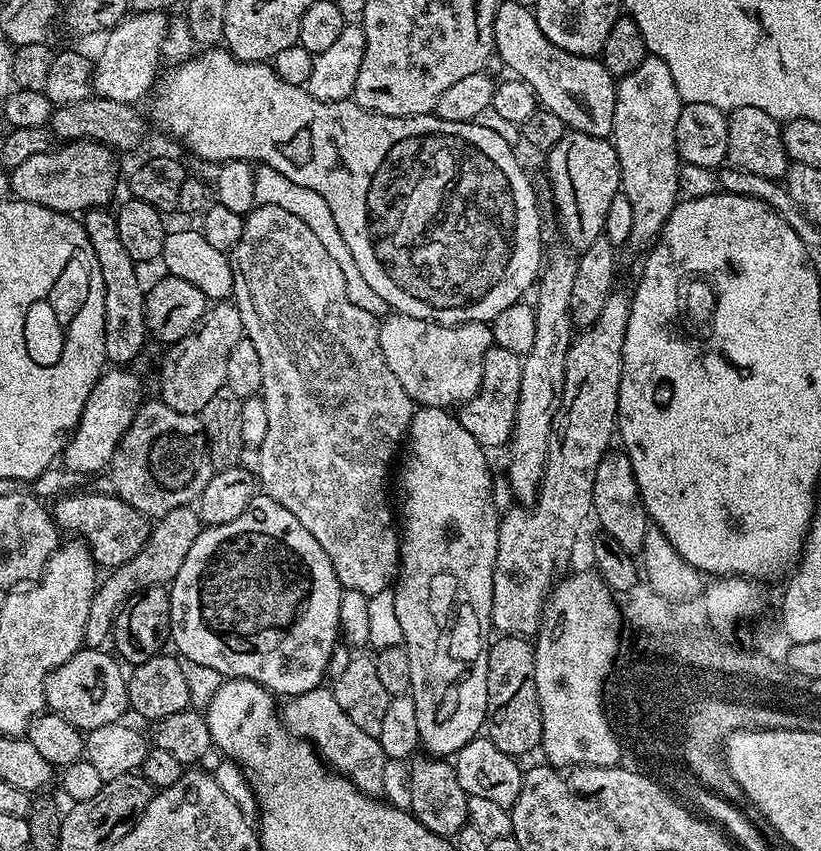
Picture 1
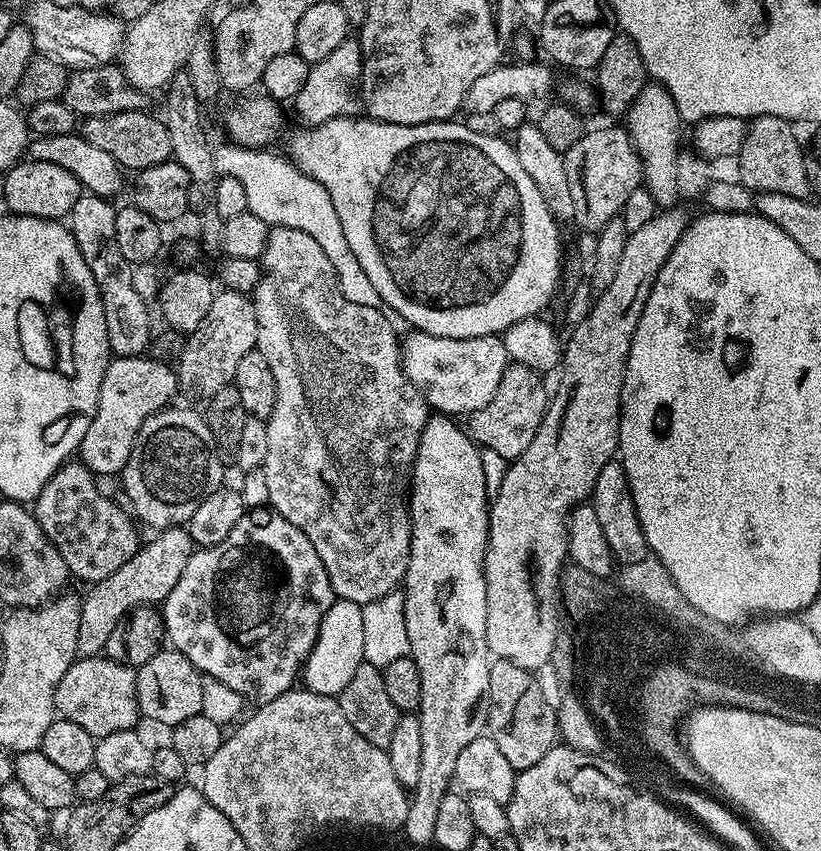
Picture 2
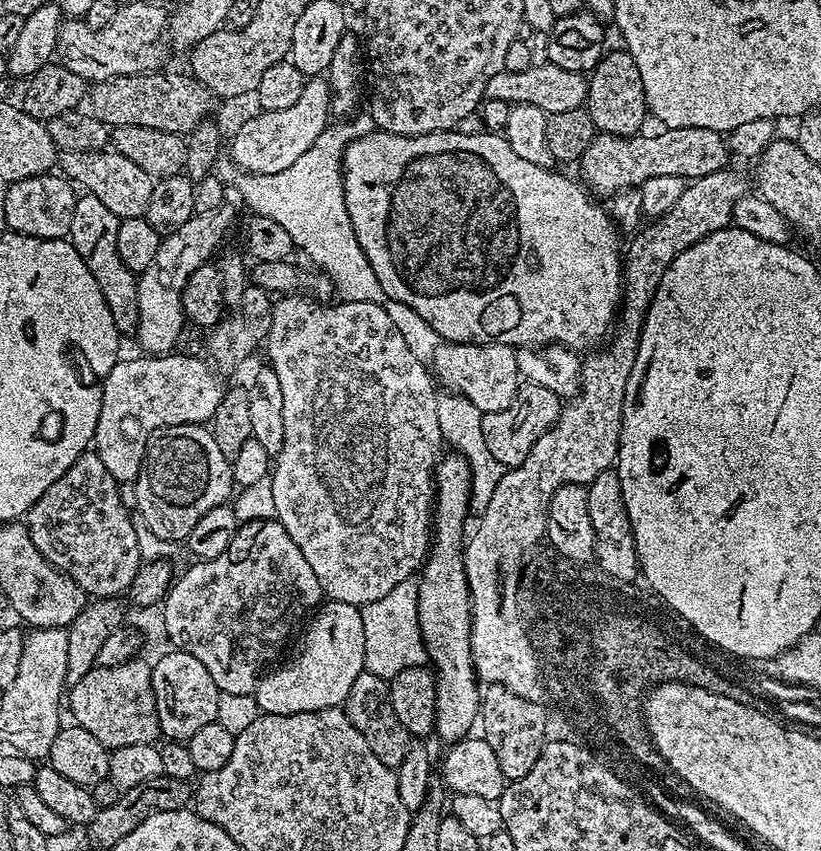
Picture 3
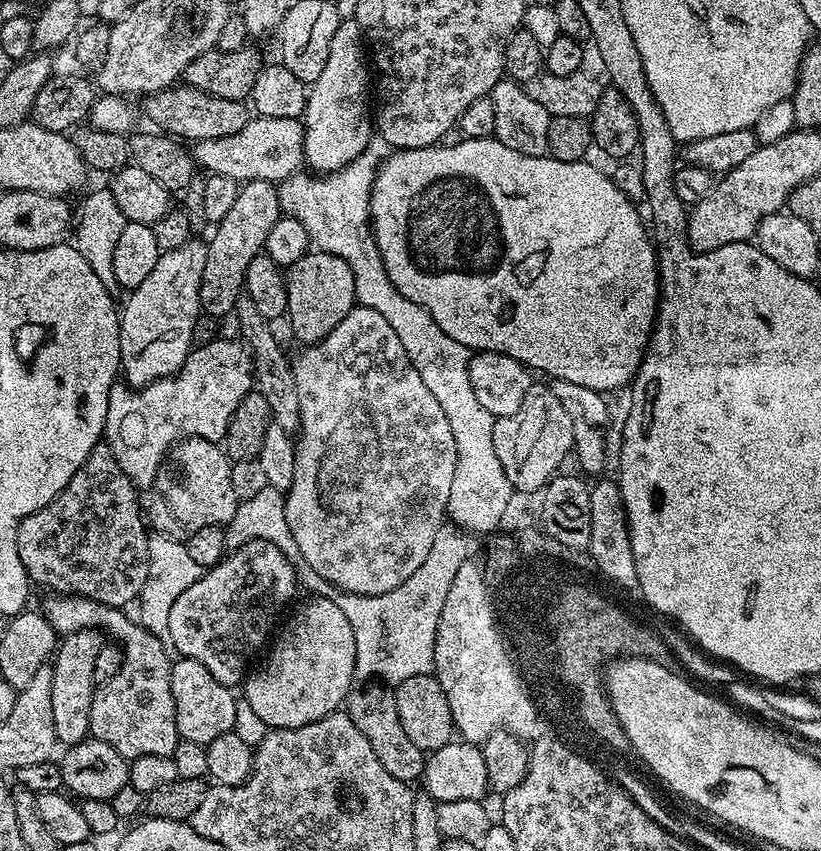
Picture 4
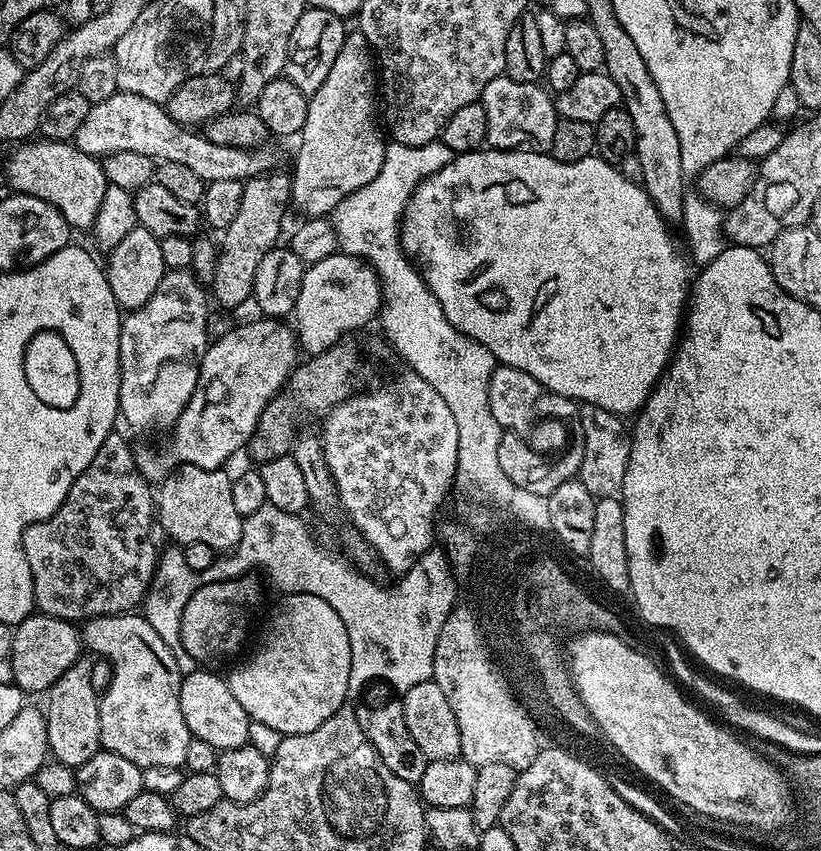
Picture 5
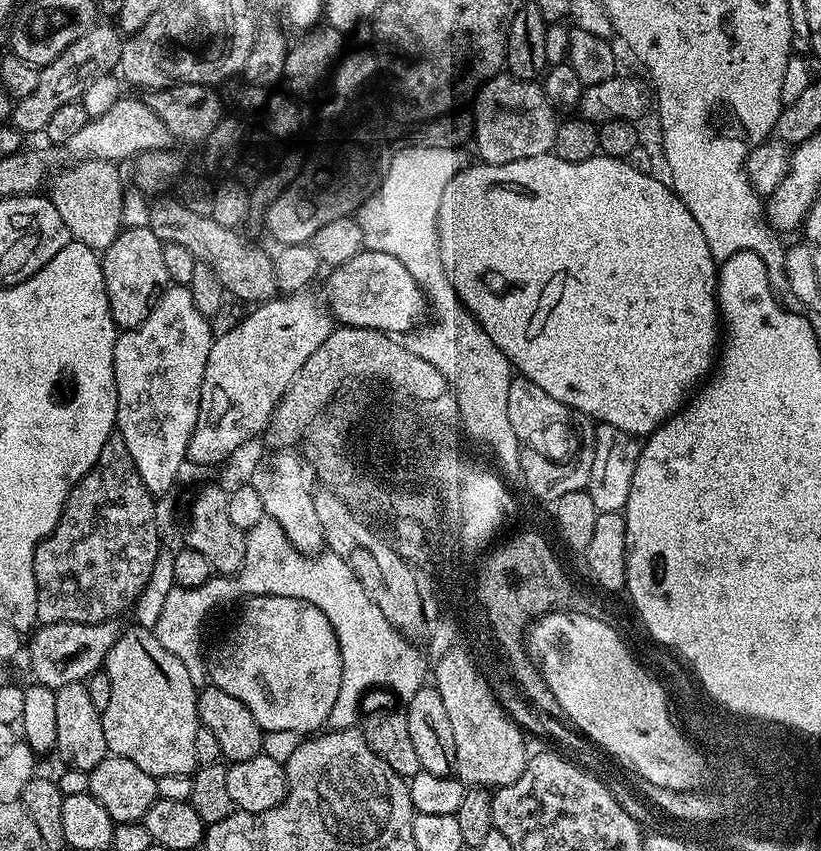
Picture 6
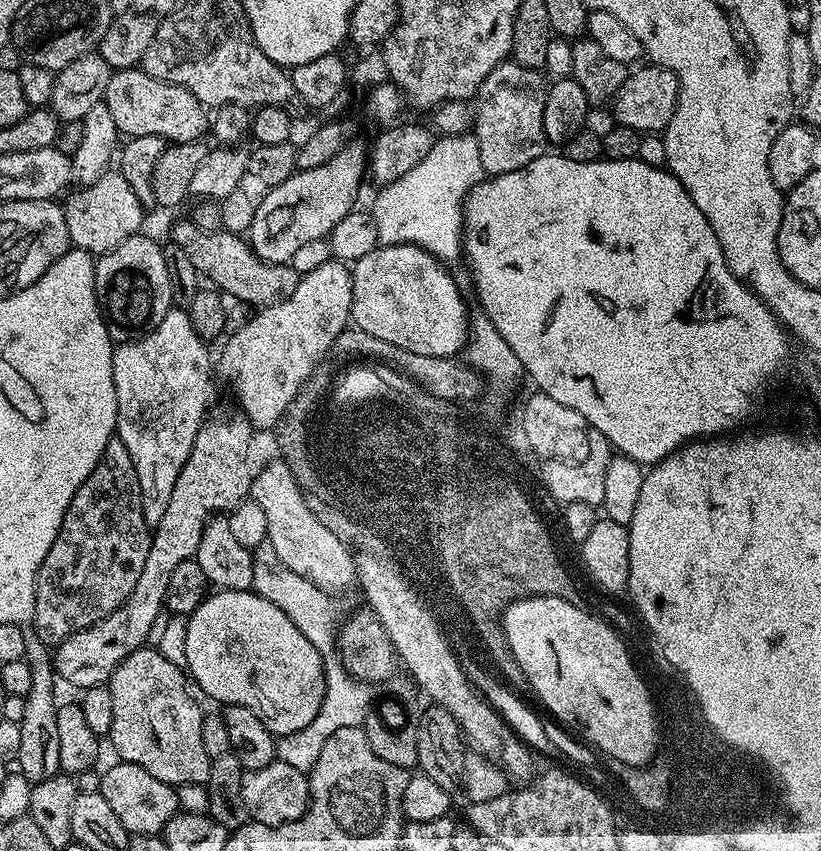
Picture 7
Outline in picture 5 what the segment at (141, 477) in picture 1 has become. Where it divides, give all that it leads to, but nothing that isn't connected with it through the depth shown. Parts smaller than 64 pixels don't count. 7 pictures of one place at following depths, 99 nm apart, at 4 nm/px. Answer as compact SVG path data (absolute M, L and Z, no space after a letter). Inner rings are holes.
M182 464L169 471L158 488L158 524L172 539L169 541L180 546L206 542L206 546L215 548L220 554L235 548L242 538L244 517L234 507L230 495L232 476L226 473L224 470L202 470L193 464Z

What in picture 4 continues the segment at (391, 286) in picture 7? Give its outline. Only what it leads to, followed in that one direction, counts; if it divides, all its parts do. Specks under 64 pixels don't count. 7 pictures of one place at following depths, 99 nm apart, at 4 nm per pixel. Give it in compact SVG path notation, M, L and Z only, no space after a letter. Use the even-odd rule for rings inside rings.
M309 250L298 262L286 269L284 277L288 299L287 319L292 319L292 332L301 340L301 345L317 344L324 340L350 310L357 307L354 288L354 270L329 252Z

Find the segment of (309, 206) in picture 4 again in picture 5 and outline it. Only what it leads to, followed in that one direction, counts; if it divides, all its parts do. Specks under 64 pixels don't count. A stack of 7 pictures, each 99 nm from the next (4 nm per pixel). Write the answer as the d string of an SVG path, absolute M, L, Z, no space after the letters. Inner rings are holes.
M439 139L430 141L421 148L402 148L388 146L384 149L384 161L376 175L367 180L361 188L348 196L343 196L336 203L330 213L332 233L336 235L339 251L347 256L359 256L367 260L368 265L376 272L380 279L382 293L382 307L378 313L378 324L384 327L390 343L396 347L396 352L401 356L403 363L417 372L430 386L438 391L446 401L450 414L454 417L458 429L458 466L456 467L455 491L477 500L480 504L495 504L501 506L507 503L504 492L506 474L502 474L502 466L498 466L498 443L504 435L504 429L498 425L489 406L489 378L497 367L498 362L484 346L468 335L462 334L442 314L442 306L426 286L423 276L420 275L415 264L409 260L400 249L400 220L404 217L404 207L412 197L412 191L423 182L427 176L434 174L452 161L453 152Z

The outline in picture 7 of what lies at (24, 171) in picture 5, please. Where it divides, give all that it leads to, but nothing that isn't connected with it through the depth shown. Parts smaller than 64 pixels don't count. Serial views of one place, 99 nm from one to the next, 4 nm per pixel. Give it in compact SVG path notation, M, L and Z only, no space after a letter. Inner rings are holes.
M109 170L94 183L77 187L75 191L68 201L63 201L62 207L69 241L82 251L93 254L109 252L143 229L140 227L144 224L145 205L141 204L138 194L130 190L130 182L126 182L119 171Z

